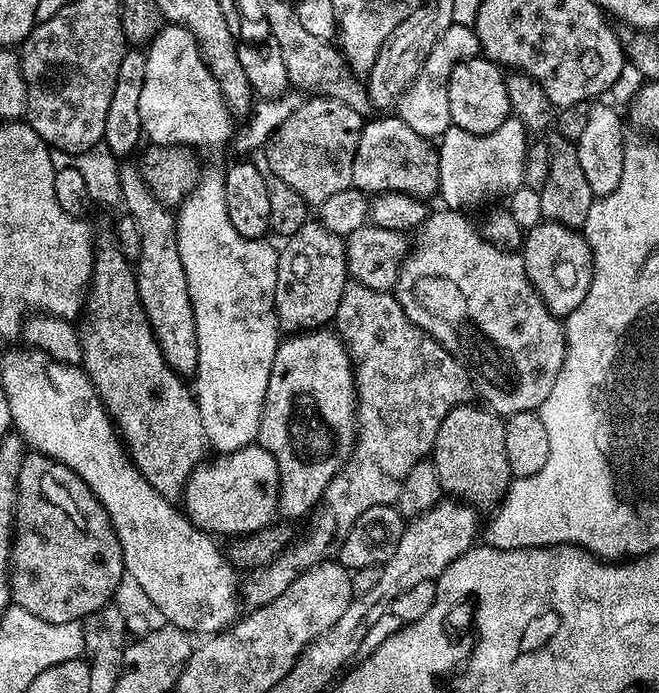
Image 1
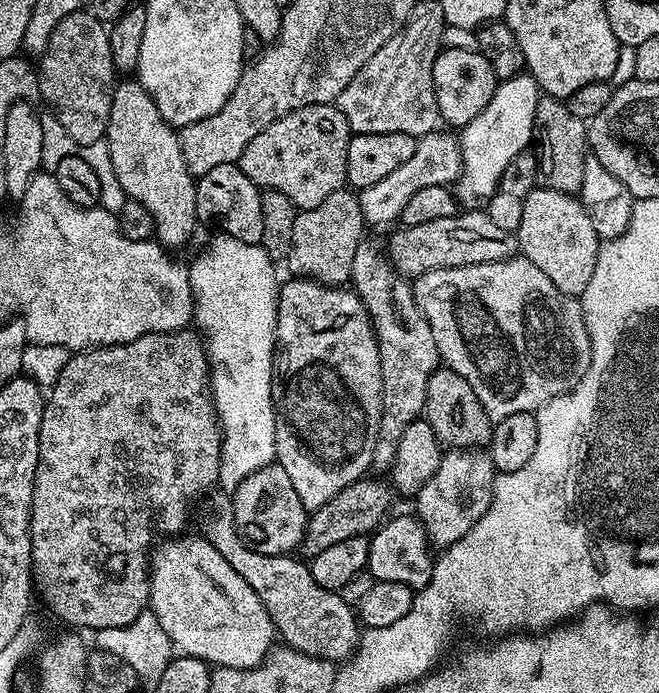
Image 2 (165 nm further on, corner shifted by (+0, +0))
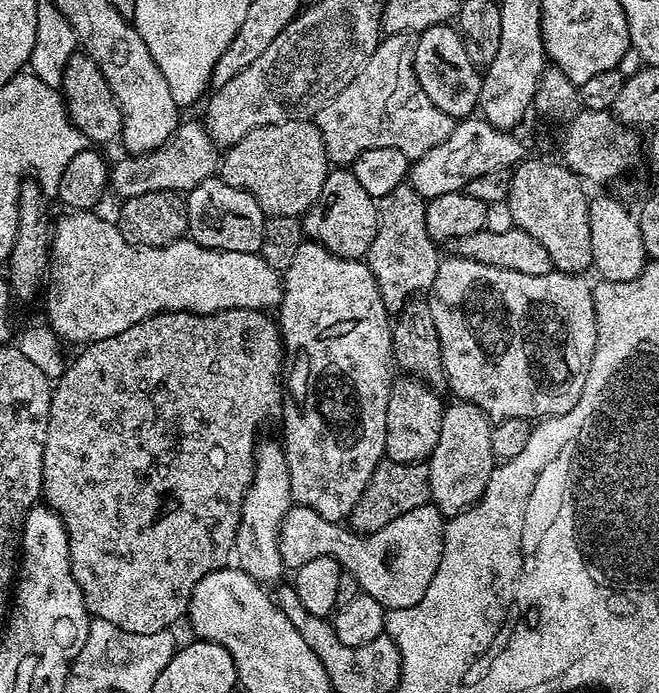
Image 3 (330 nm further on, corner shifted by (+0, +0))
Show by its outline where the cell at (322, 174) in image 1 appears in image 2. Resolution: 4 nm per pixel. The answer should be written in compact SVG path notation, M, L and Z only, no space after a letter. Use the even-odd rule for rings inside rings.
M335 103L315 104L294 110L266 126L266 130L254 134L246 150L242 150L238 163L242 174L246 174L246 178L256 184L257 188L284 194L286 198L290 198L290 202L296 204L297 209L313 208L320 205L325 198L330 198L330 194L345 187L348 179L346 154L349 139L348 123L339 107Z

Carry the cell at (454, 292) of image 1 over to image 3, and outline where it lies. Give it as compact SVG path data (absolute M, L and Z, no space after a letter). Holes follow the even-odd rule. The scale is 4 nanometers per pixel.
M452 254L441 259L438 274L434 278L430 295L427 297L430 310L434 314L434 326L438 330L438 342L442 350L444 363L444 379L447 391L453 392L457 401L473 404L481 408L489 420L499 422L510 418L522 418L529 422L539 421L549 416L561 416L571 410L582 398L582 386L586 386L586 378L590 374L590 366L596 349L596 315L594 314L593 285L588 284L588 276L574 272L558 272L550 274L518 274L518 270L502 270L498 266L490 266L482 262L474 262L470 258Z

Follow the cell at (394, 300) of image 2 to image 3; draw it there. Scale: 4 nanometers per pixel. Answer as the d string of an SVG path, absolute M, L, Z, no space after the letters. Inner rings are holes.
M408 182L400 184L378 200L378 234L374 234L366 263L374 274L374 282L378 282L378 294L382 294L382 302L392 314L401 312L407 300L427 293L438 274L442 253L426 230L425 203L424 197L417 194Z

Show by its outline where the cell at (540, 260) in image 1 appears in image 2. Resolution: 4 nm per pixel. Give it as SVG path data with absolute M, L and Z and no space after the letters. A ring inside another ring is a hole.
M539 186L523 201L522 222L514 233L519 255L534 262L534 266L538 266L538 270L542 270L542 274L546 274L562 294L577 298L583 296L594 274L602 243L594 230L594 222L590 222L590 214L586 214L575 195Z

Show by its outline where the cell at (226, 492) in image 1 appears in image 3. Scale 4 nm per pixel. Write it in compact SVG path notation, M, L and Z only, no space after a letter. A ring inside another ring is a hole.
M429 502L388 522L382 530L355 533L347 525L322 518L309 507L294 504L279 528L279 554L285 569L295 570L311 559L334 557L345 572L350 572L363 595L379 602L387 611L417 605L426 594L441 561L446 523L435 504Z

